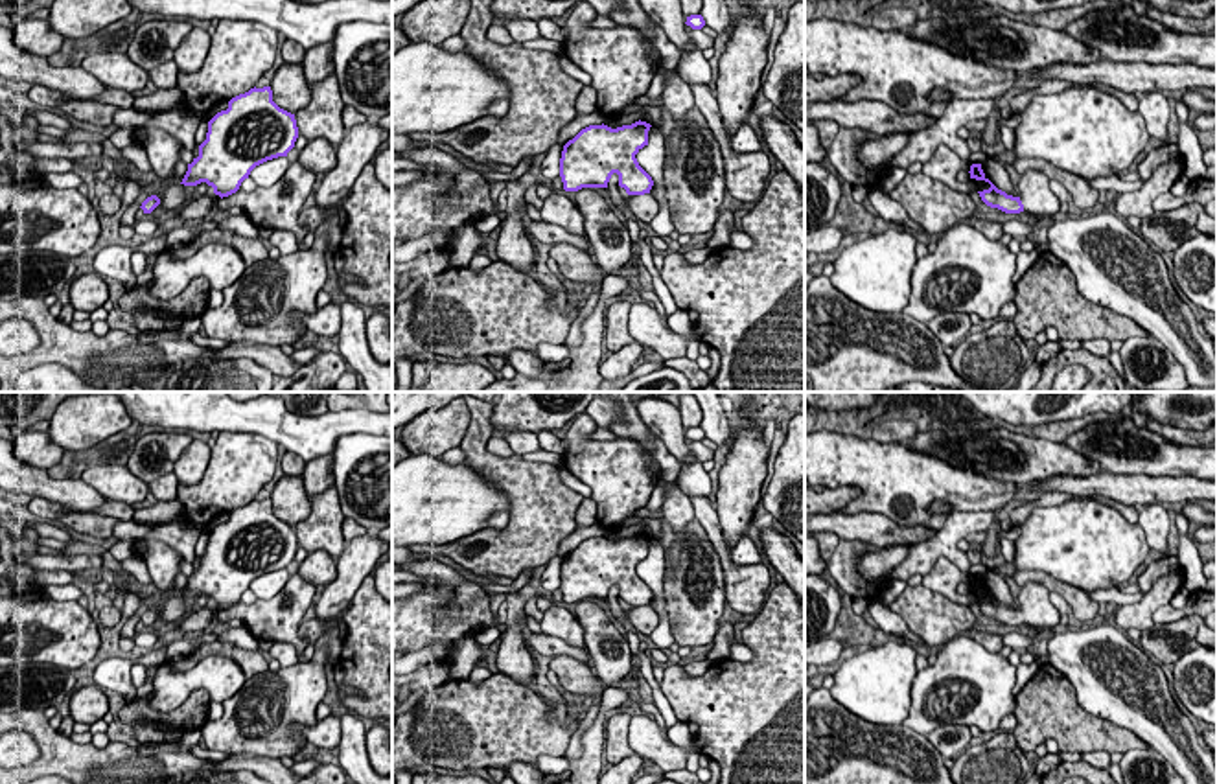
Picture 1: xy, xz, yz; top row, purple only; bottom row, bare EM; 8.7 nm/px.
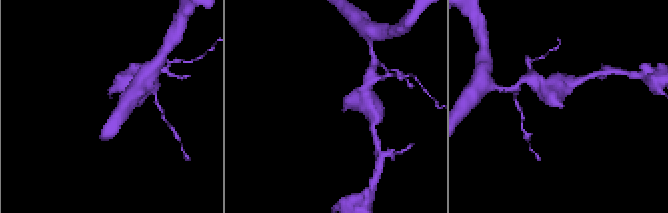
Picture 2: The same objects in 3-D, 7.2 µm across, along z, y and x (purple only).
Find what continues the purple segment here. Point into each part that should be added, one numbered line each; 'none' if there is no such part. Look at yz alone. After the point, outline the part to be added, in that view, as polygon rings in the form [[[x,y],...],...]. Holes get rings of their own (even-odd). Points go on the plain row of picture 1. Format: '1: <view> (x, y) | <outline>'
1: yz (1037, 610) | [[[1029,582],[1020,587],[1018,604],[1027,626],[1053,628],[1061,620],[1061,613],[1049,602],[1049,591],[1042,583]]]

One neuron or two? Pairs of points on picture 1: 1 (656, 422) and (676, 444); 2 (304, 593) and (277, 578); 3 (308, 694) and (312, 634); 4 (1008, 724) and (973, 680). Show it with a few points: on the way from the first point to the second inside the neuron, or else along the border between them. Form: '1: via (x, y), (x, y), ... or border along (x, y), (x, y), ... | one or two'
1: via (661, 427), (672, 438) | one
2: border along (289, 576), (275, 595), (256, 599) | two
3: border along (315, 617), (328, 628), (313, 645) | two
4: border along (1013, 711), (998, 727) | two

